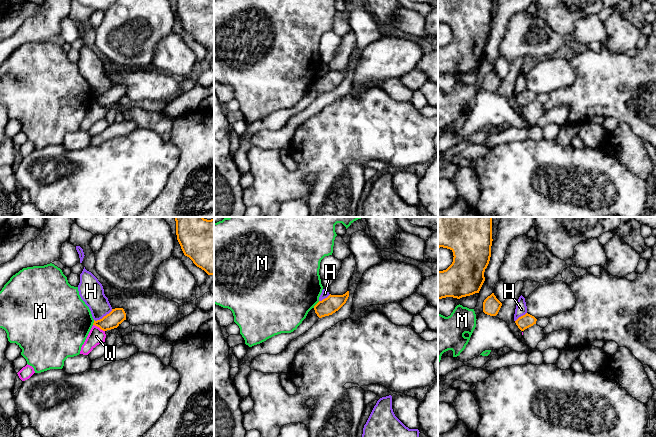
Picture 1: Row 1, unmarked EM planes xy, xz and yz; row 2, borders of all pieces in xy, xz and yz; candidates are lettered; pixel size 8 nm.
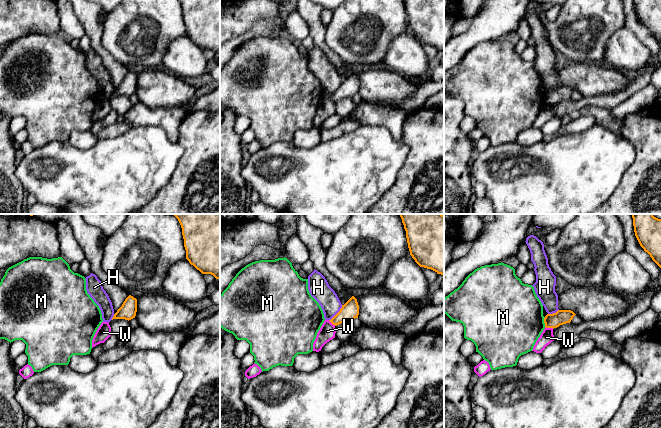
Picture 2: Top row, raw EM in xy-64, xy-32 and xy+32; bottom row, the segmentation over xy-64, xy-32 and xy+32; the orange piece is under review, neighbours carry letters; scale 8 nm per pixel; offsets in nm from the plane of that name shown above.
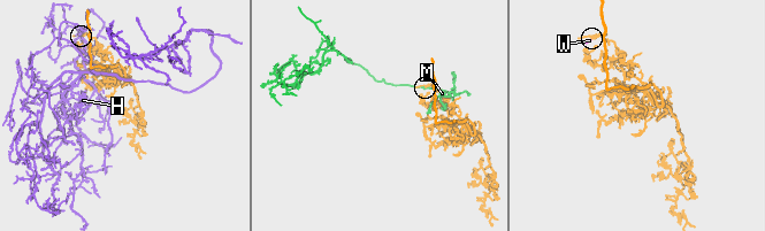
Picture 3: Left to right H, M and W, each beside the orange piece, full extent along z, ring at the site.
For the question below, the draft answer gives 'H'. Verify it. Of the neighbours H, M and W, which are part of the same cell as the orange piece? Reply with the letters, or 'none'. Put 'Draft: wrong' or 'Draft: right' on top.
Draft: wrong
none

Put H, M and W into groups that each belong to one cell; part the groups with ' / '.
H / M / W

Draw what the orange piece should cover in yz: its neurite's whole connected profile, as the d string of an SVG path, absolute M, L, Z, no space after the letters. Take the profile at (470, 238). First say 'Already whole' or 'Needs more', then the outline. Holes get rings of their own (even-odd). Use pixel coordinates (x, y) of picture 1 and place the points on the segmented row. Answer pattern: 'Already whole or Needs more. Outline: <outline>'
Already whole. Outline: M438 217L438 248L450 249L454 256L446 270L438 271L438 300L479 293L490 261L492 241L492 217Z

